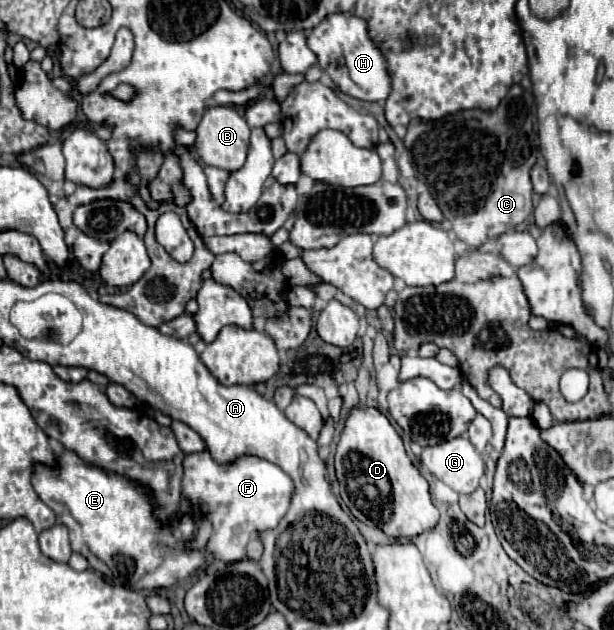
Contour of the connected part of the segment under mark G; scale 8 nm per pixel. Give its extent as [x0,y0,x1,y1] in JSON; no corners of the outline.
[422,438,486,494]

